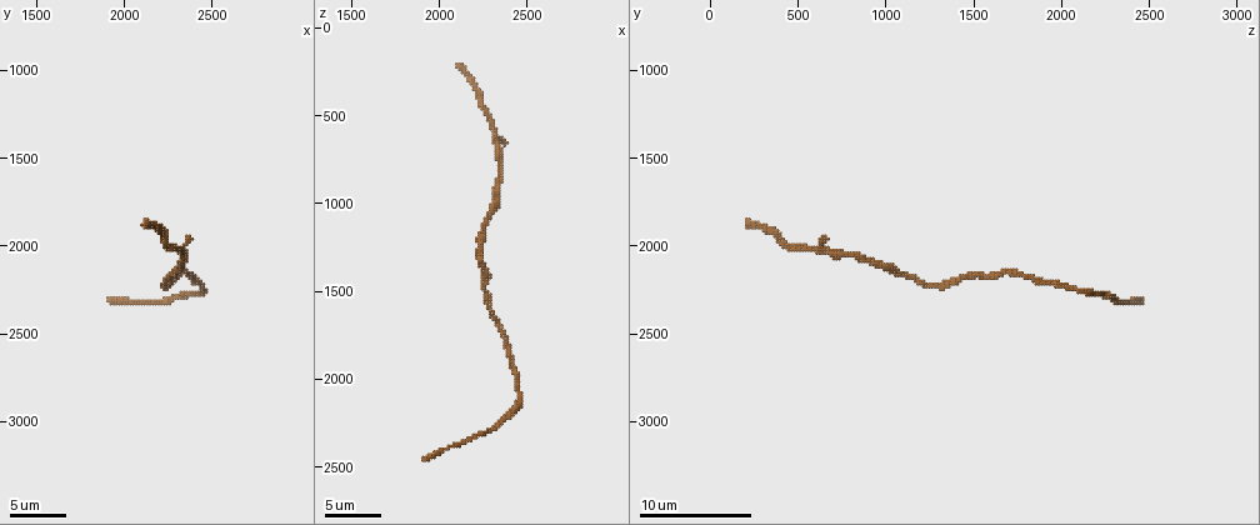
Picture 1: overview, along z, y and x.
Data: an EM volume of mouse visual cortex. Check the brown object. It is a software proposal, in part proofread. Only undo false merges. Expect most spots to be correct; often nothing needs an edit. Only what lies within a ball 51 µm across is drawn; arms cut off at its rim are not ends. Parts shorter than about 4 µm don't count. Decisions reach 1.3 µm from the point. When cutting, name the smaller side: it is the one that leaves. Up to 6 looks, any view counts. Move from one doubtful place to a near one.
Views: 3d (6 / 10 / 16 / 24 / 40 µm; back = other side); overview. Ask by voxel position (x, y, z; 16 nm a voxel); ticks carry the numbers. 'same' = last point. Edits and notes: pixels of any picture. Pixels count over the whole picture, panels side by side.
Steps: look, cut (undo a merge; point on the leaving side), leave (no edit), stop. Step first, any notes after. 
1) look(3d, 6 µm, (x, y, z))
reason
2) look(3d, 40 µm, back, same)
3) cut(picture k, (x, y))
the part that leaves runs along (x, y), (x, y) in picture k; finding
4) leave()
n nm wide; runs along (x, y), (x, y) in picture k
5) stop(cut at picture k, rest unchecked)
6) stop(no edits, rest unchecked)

look(3d, 6 µm, (2320, 2020, 640))
calibre changes

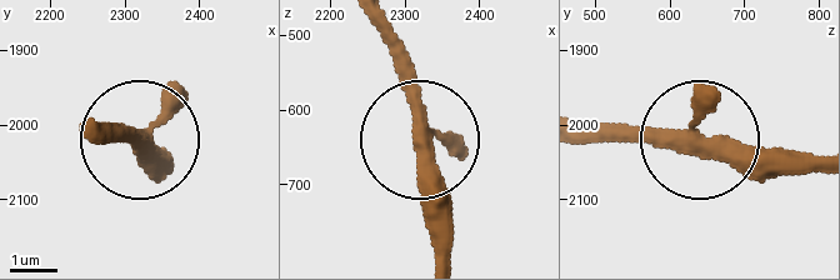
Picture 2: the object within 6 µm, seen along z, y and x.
look(3d, 6 µm, back, (2320, 2030, 640))

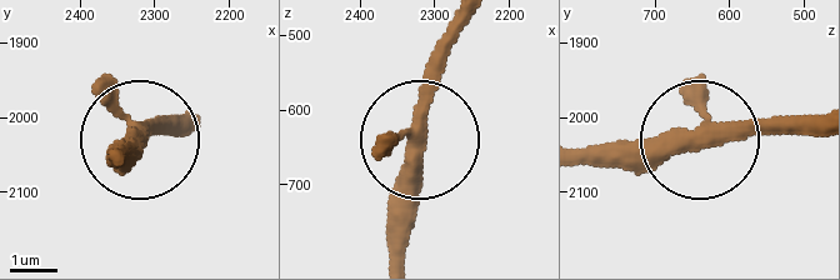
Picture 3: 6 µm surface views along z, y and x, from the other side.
leave()
runs along (580, 160), (651, 160), (711, 136), (819, 136) in picture 3; all the same cell

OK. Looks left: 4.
look(3d, 10 µm, (2260, 2180, 1440))

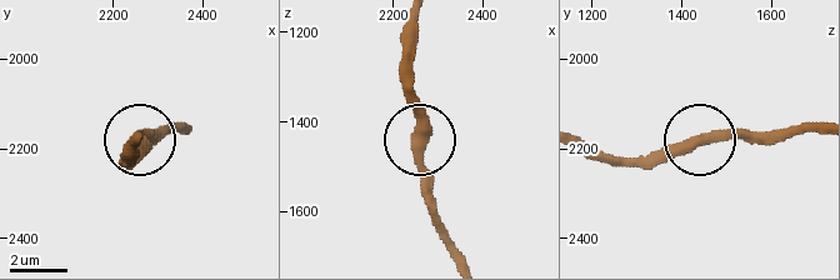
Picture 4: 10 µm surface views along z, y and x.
look(3d, 10 µm, back, (2255, 2185, 1440))

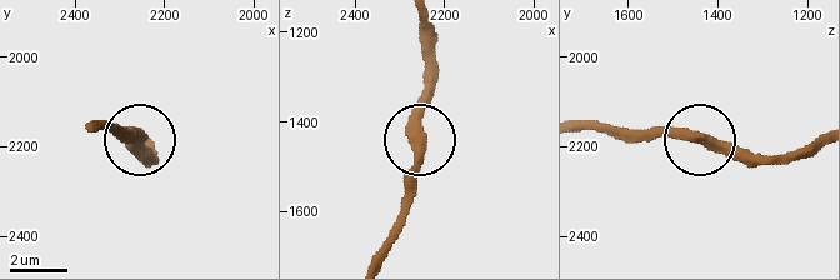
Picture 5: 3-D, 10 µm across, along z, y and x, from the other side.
leave()
380 nm wide; runs along (418, 138), (424, 49) in picture 5; one cell here

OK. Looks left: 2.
look(3d, 6 µm, (2160, 2320, 2340))
thick turns thin

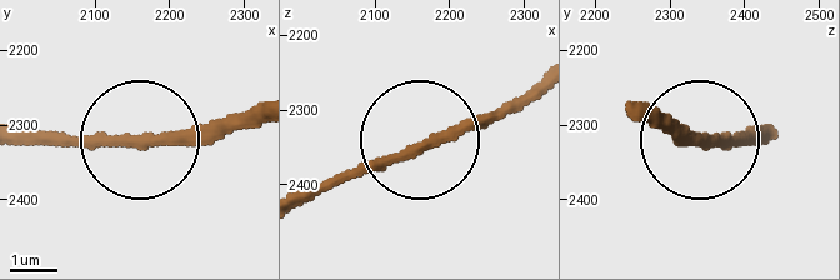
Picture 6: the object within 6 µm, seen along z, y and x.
leave()
230 nm wide; runs along (250, 111), (203, 135), (23, 135) in picture 6; continuous, no second cell

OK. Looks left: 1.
stop(no edits, rest unchecked)

